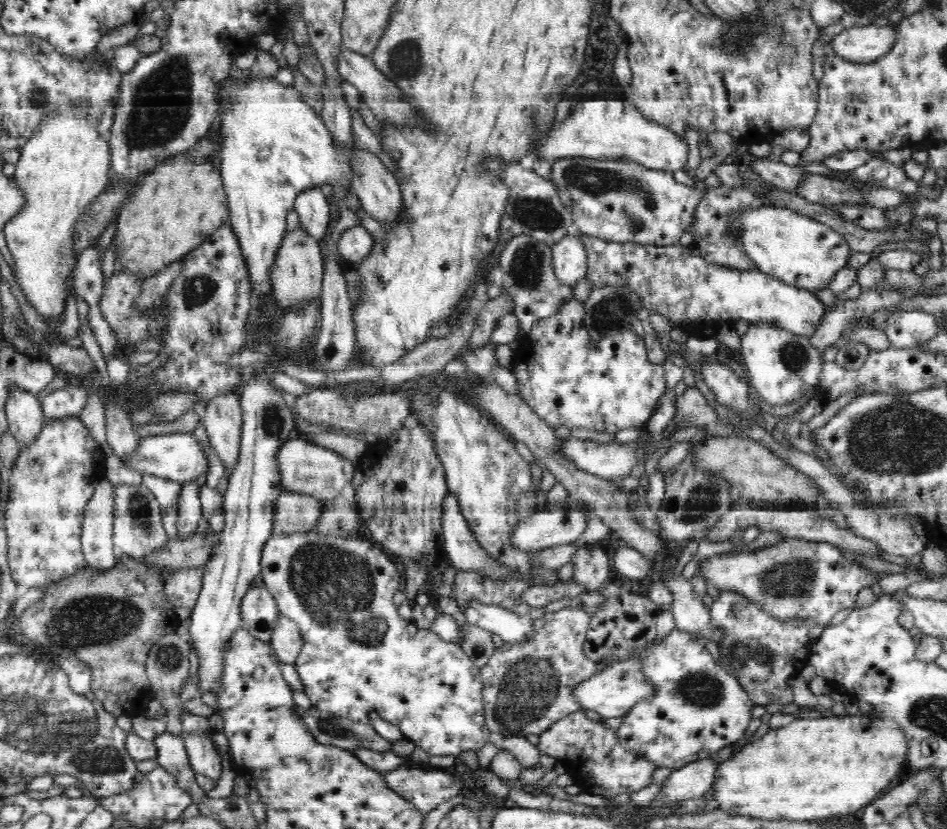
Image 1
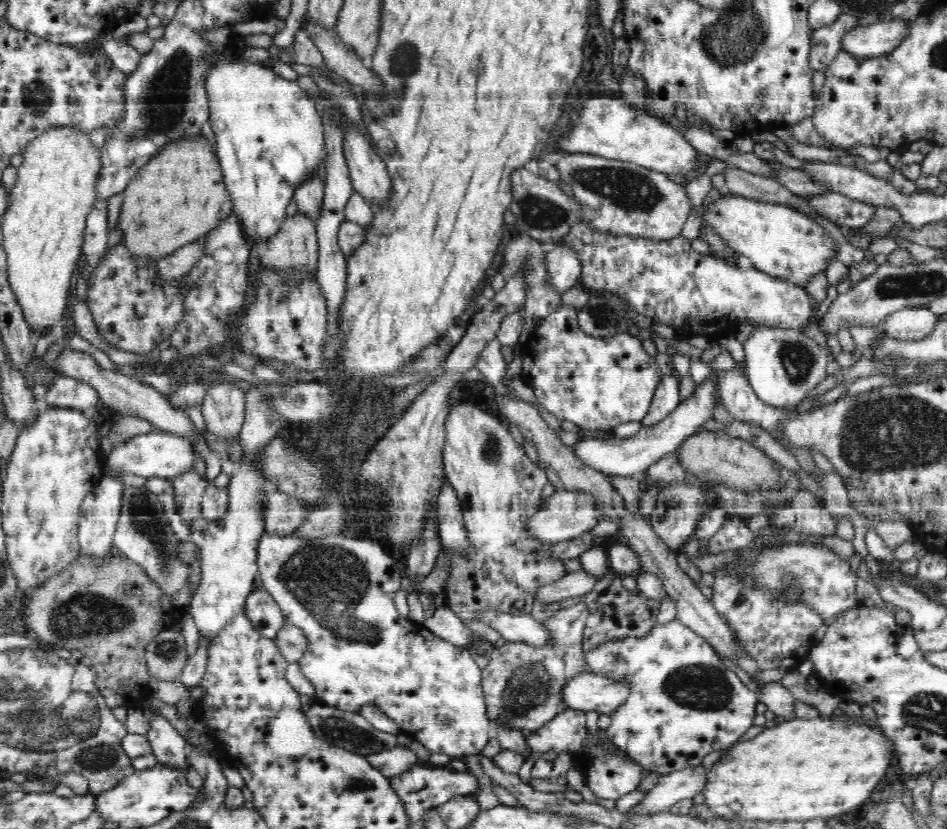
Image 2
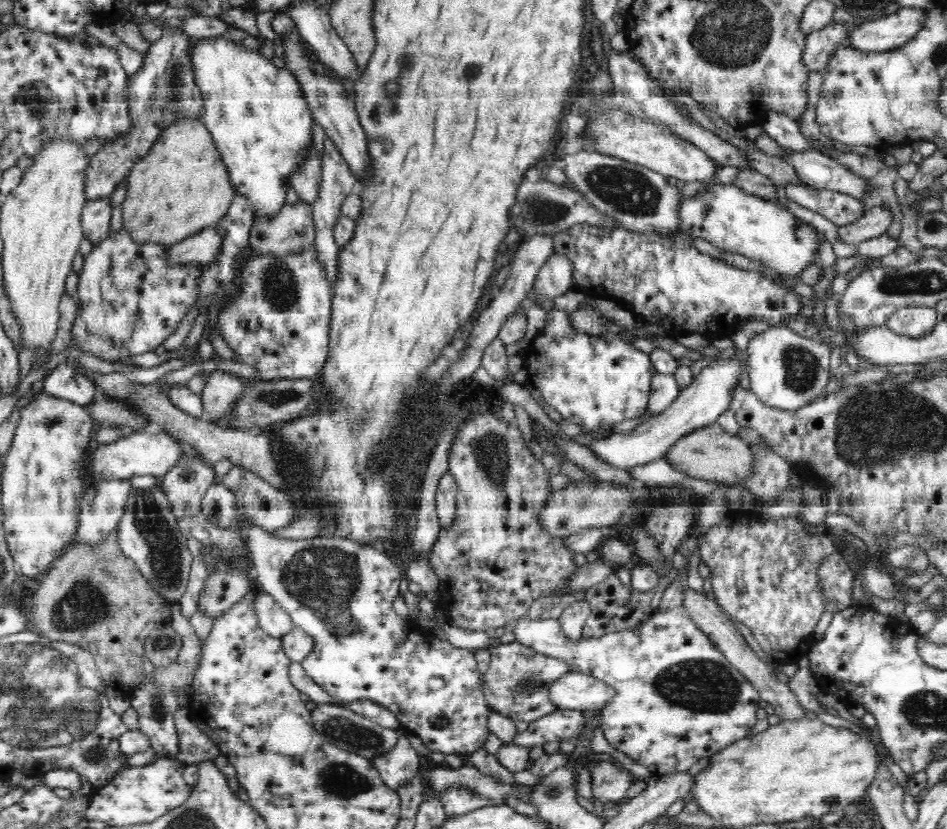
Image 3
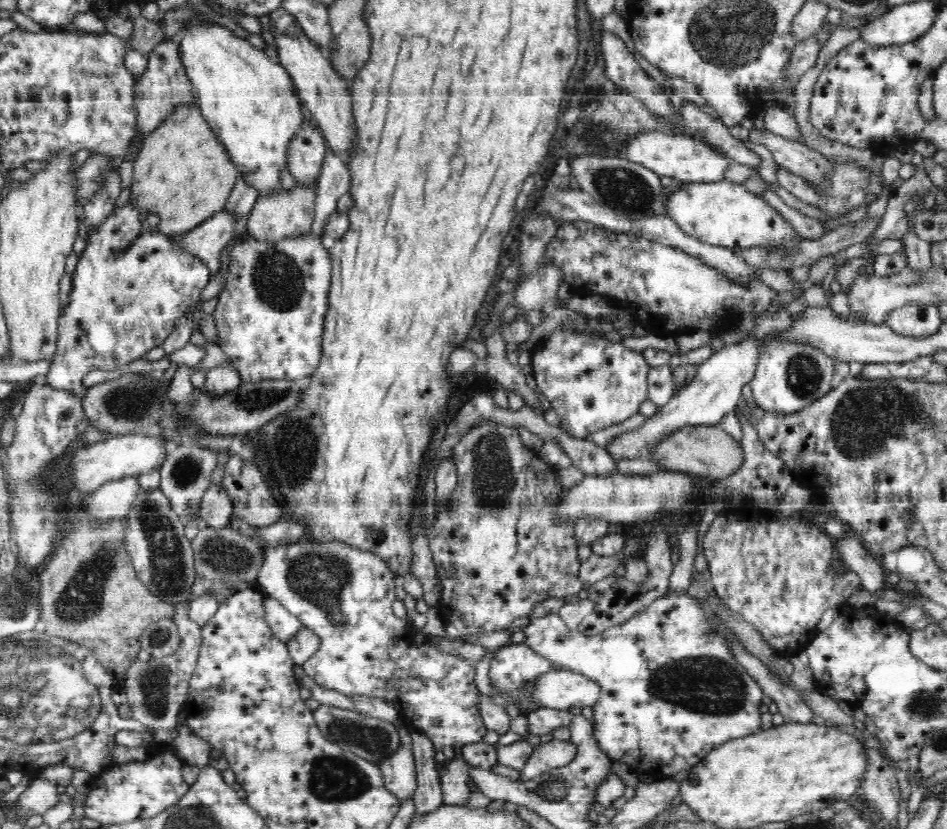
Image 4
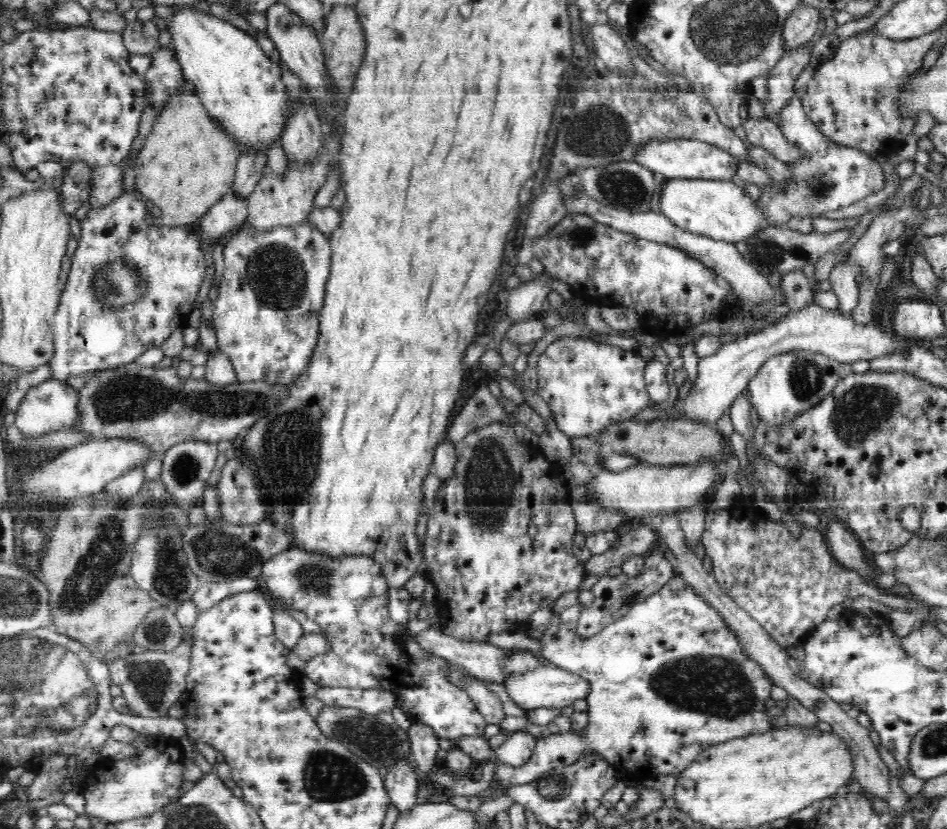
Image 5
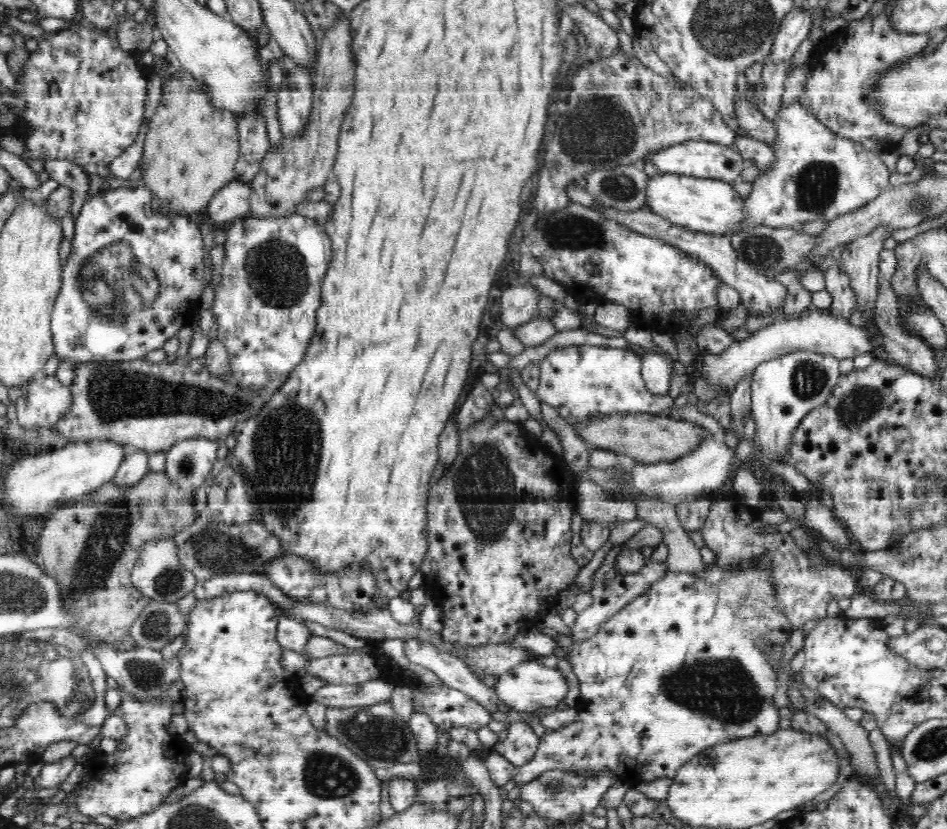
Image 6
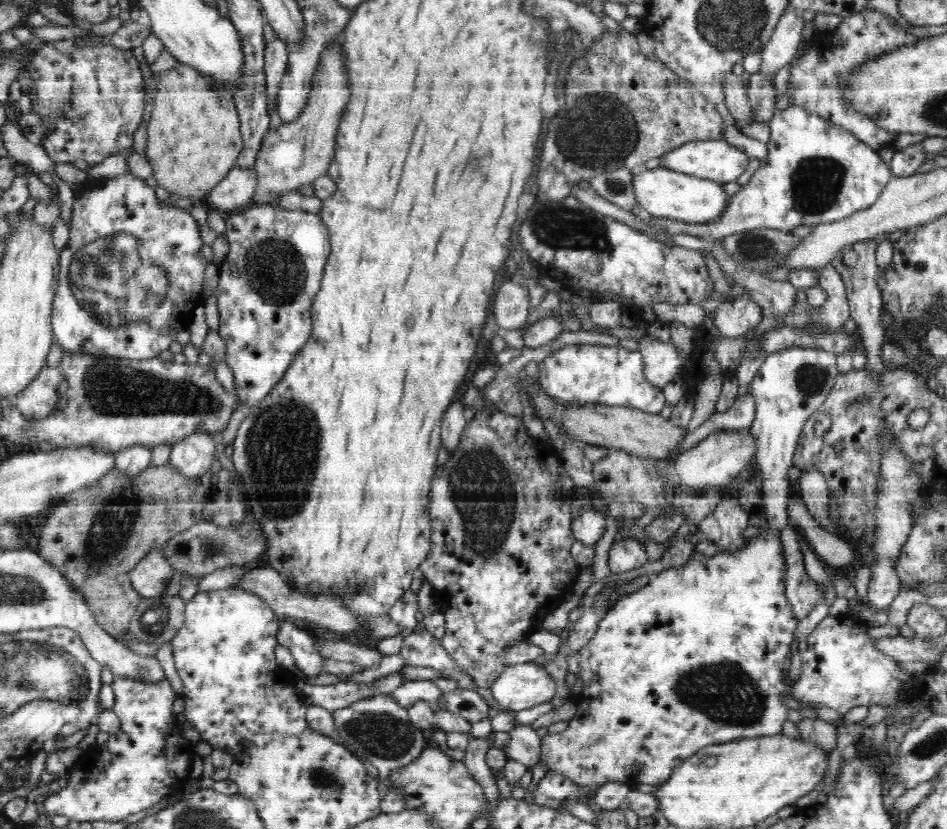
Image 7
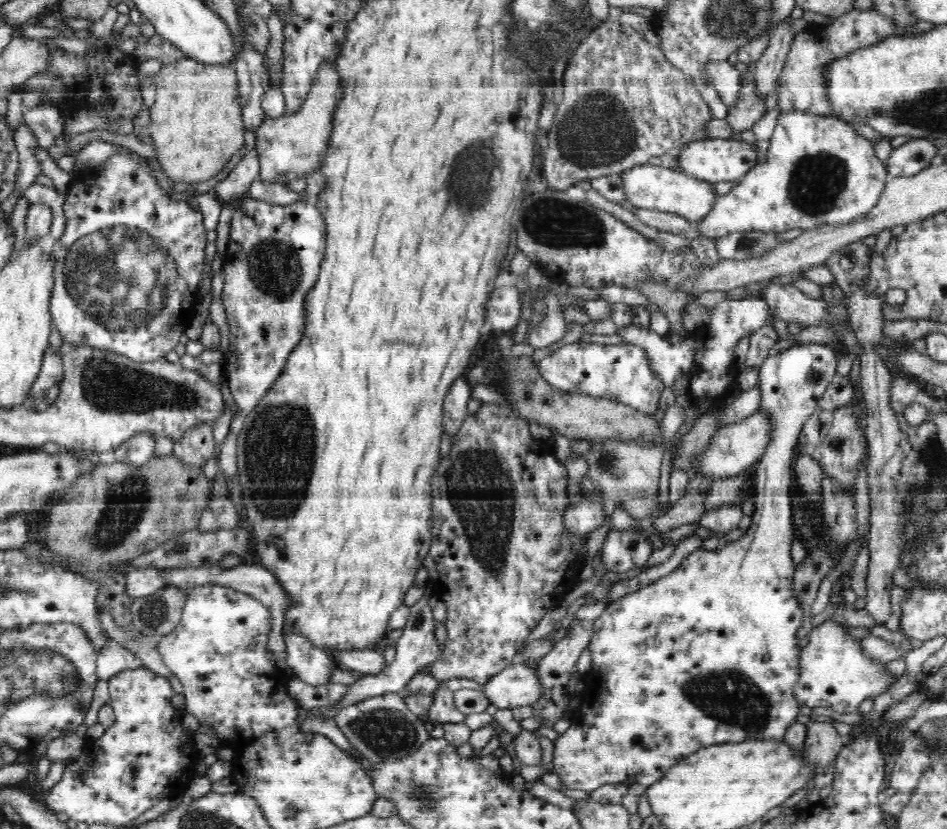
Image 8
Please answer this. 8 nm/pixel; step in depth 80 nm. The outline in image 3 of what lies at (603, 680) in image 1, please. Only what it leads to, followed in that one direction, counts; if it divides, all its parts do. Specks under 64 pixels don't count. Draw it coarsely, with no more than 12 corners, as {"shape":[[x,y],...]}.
{"shape":[[572,670],[548,694],[558,709],[591,712],[617,692]]}

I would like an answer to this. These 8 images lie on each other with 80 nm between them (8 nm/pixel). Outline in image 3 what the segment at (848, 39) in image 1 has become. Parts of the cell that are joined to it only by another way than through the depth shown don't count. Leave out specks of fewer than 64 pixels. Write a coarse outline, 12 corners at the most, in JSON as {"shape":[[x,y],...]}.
{"shape":[[900,8],[852,31],[860,52],[888,52],[923,28],[926,10]]}

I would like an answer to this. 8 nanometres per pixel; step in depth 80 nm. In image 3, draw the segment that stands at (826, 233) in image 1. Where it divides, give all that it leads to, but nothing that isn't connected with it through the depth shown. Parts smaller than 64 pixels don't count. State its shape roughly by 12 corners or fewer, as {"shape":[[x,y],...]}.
{"shape":[[714,183],[682,197],[680,231],[786,277],[818,254],[786,207]]}

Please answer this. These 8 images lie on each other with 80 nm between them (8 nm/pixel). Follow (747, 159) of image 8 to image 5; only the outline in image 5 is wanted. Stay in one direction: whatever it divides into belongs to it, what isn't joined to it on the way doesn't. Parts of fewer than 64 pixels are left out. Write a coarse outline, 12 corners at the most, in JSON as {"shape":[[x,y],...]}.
{"shape":[[678,138],[646,141],[636,162],[666,179],[731,180],[722,148]]}

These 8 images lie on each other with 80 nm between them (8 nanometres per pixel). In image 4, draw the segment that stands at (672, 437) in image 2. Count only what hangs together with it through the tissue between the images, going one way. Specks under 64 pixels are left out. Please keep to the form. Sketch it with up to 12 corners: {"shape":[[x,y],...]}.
{"shape":[[761,340],[712,353],[658,412],[605,447],[614,460],[648,456],[683,426],[735,410]]}

